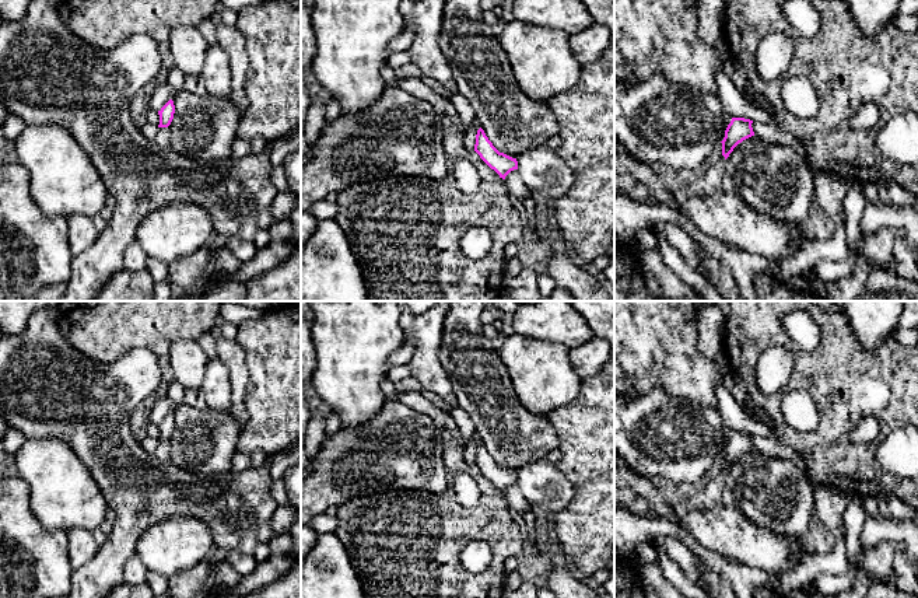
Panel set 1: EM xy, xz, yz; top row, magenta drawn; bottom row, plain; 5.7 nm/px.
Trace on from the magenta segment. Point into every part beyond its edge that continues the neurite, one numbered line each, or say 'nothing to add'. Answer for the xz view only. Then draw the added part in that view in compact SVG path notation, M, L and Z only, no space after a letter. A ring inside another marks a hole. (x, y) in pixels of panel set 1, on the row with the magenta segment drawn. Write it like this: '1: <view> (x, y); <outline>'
nothing to add

